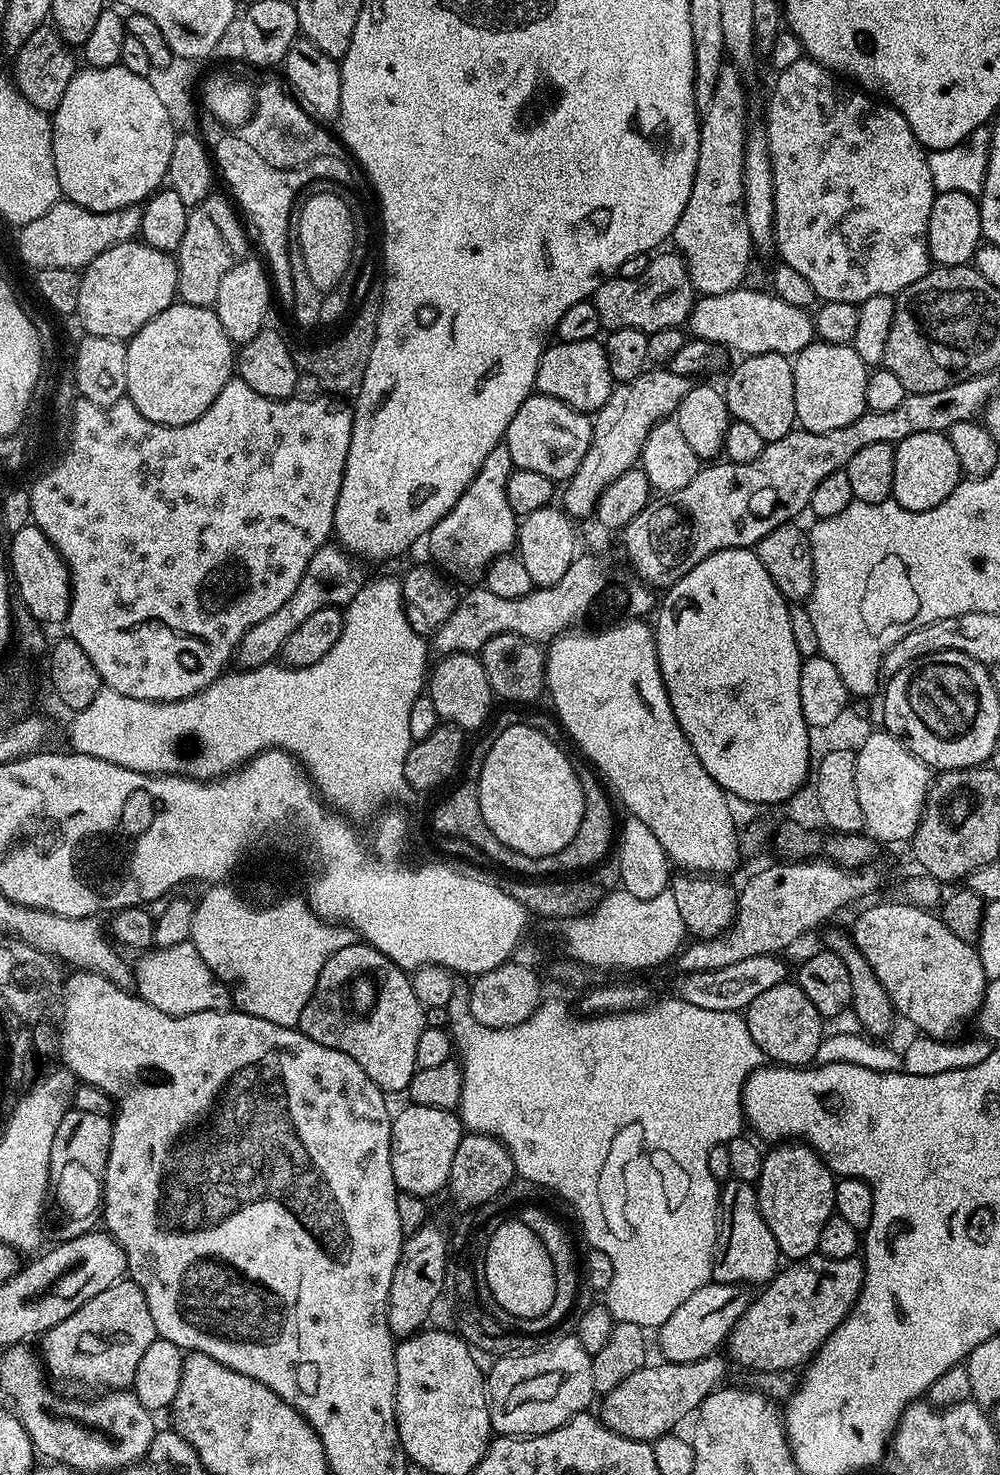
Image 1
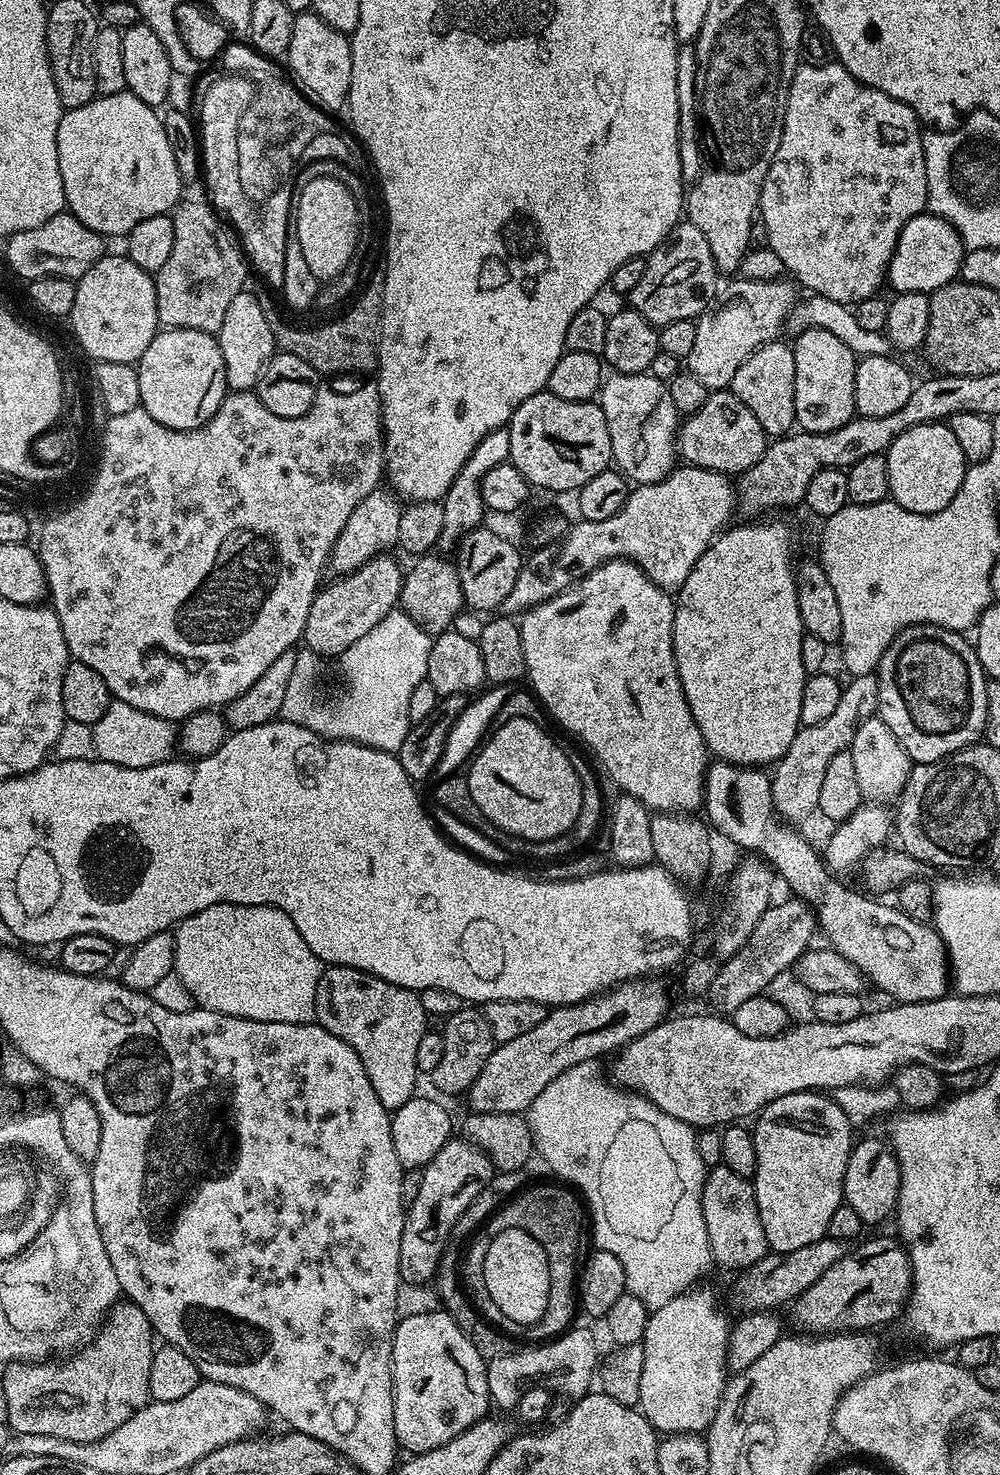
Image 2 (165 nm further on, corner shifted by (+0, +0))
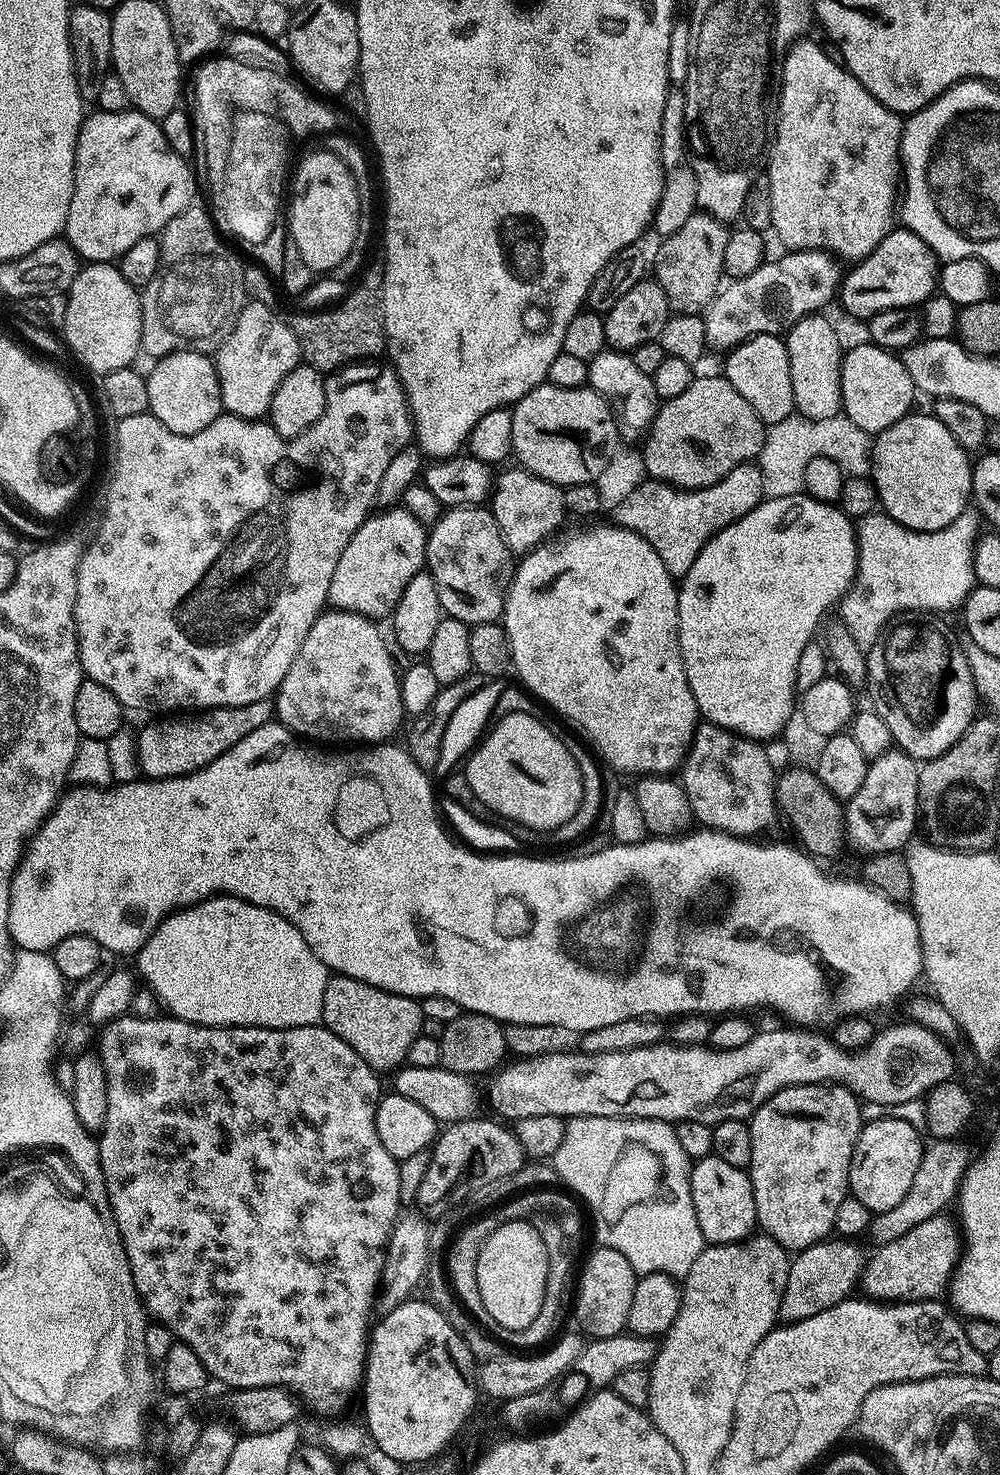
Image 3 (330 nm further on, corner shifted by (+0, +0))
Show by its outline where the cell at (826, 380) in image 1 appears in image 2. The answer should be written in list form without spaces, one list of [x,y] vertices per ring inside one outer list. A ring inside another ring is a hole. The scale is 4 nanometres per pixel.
[[[808,328],[792,344],[794,354],[794,410],[796,424],[805,432],[836,432],[857,415],[854,402],[855,352],[830,330]]]

